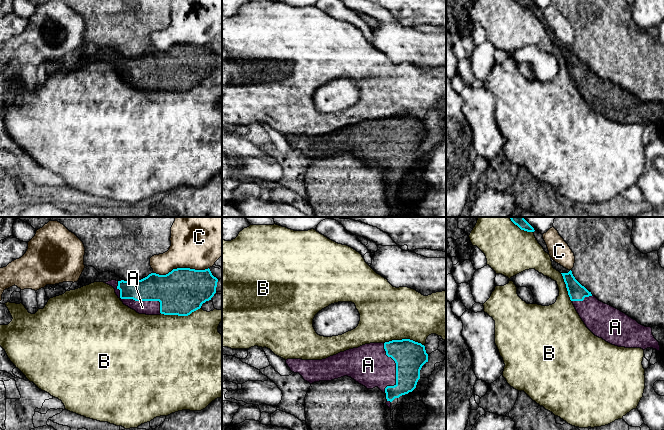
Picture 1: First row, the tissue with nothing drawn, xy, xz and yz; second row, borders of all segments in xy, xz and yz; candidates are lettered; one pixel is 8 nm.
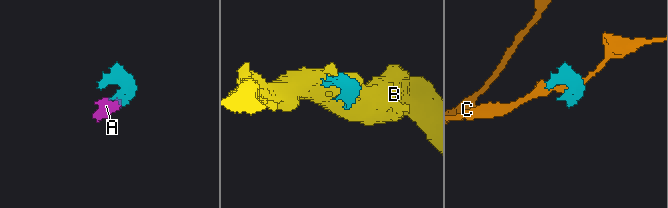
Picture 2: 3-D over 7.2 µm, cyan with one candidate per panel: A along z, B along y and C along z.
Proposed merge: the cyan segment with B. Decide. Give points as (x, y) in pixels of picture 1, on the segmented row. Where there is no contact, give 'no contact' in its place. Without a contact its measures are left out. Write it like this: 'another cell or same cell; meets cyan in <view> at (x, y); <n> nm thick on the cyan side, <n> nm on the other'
another cell; meets cyan in xz at (404, 339); 260 nm thick on the cyan side, 440 nm on the other

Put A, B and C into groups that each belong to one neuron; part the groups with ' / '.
A / B / C

